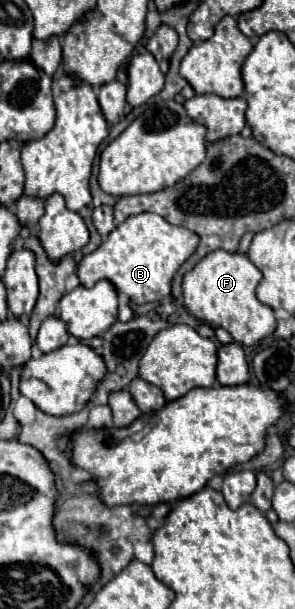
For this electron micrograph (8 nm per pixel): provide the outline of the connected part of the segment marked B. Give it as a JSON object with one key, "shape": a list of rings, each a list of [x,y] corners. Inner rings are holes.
{"shape":[[[157,213],[131,215],[119,227],[115,227],[107,235],[107,239],[103,239],[101,245],[93,253],[83,255],[83,259],[77,265],[77,277],[79,277],[83,287],[93,287],[97,281],[107,279],[107,281],[111,281],[117,287],[119,293],[125,293],[133,303],[161,301],[161,299],[171,295],[171,279],[173,279],[175,271],[179,269],[179,265],[193,255],[197,243],[199,243],[199,239],[197,239],[197,235],[193,235],[193,231],[189,231],[185,227],[171,225],[169,221],[165,221]]]}

